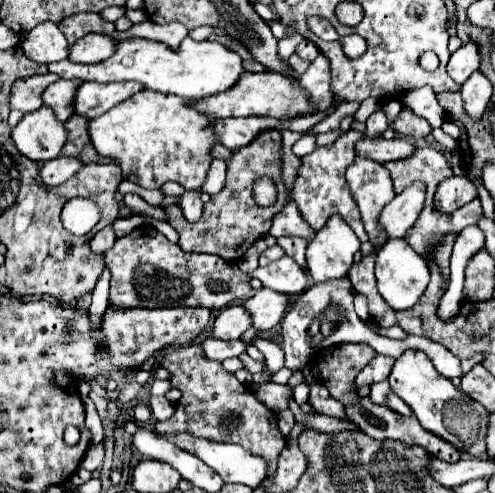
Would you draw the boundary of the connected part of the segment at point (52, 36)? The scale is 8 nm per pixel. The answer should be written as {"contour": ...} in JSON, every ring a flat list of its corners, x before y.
{"contour":[[42,22,20,38,24,54,38,64,52,64,66,58,68,42,54,22]]}

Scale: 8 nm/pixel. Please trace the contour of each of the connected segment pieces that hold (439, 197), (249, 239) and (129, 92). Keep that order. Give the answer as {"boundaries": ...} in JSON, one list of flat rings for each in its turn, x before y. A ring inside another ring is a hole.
{"boundaries":[[[452,176,438,184,434,196,434,210,446,212,458,206,464,206,478,196,476,186,466,176]],[[264,132,258,136,250,146,234,150,232,158,226,160,228,174,226,174,226,186,218,194,210,198,208,204,204,204,204,214,198,222,188,222,182,216,180,206,172,204,166,208,166,214,170,218,170,224,178,230,180,240,178,246,184,252,204,252,204,254,216,254,224,260,240,260,242,254,264,234,268,234,272,226,274,214,282,212,282,208,288,202,288,188,282,182,282,160,280,160,280,134,278,132],[260,176,272,176,278,188,278,200,274,206,262,208,252,198,252,186]],[[84,82,76,92,76,114,88,118,102,116,106,110,114,108,118,102,124,102,140,90,144,90,140,82]]]}

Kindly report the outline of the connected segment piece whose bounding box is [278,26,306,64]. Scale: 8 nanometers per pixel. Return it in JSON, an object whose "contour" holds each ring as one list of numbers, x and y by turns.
{"contour":[[286,26,286,30,288,30,290,38,284,38,282,42,278,42,278,54,280,54,280,58,282,58,282,62,284,62,284,64,286,64,286,62,288,62,288,58,294,54,294,48,296,48,296,44,306,40,306,38,304,38,304,36,300,36,300,34,298,34,294,28]]}

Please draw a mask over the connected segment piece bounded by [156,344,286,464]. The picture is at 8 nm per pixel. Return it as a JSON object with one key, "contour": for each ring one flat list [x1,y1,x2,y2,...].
{"contour":[[200,344,168,348,162,366,172,372,172,384,182,392,182,398,176,404,176,412,166,422,156,424,156,432,188,432,216,442,236,442,246,446,246,450,260,454,270,464,278,462,286,440,280,438,282,434,276,416,254,396,250,386,240,384,232,372,222,368,220,362,210,362,206,354,202,354]]}

